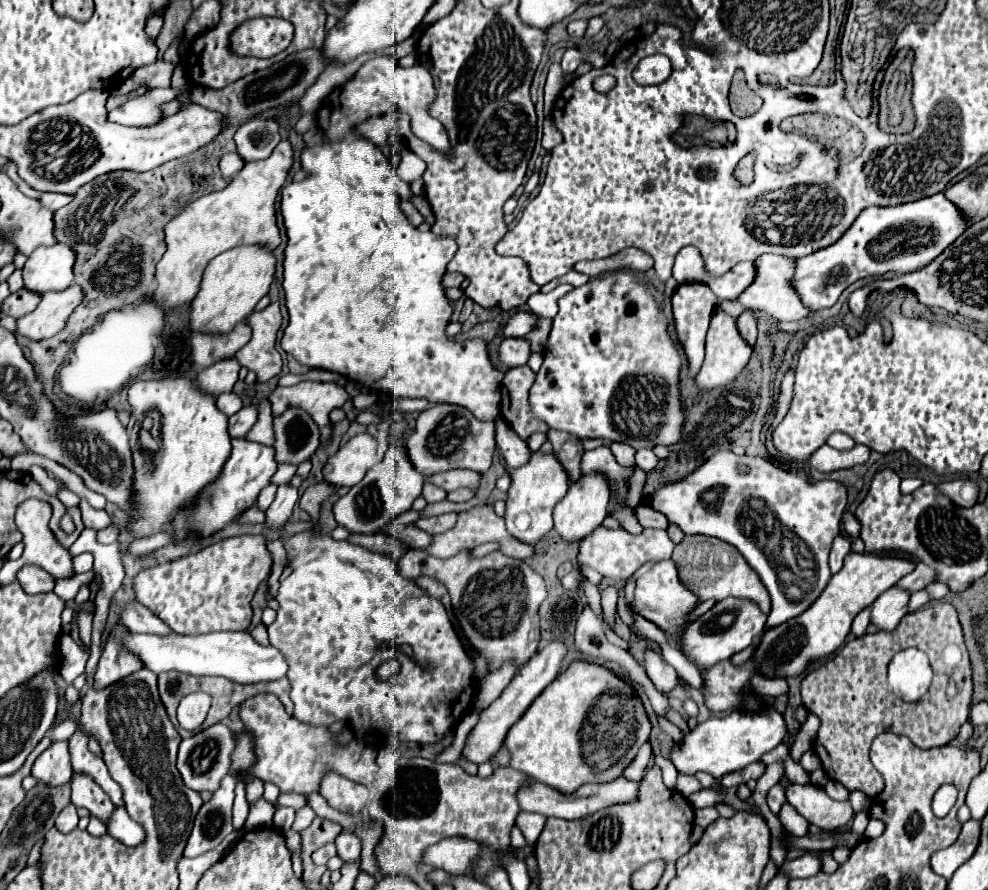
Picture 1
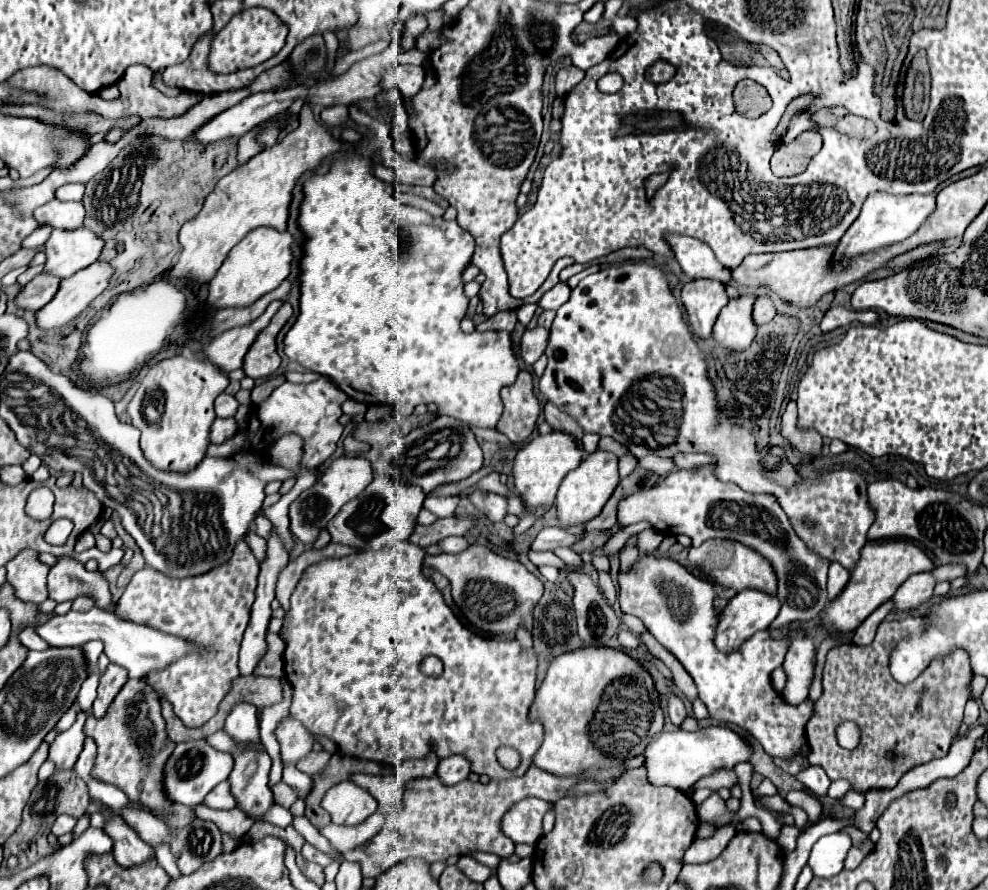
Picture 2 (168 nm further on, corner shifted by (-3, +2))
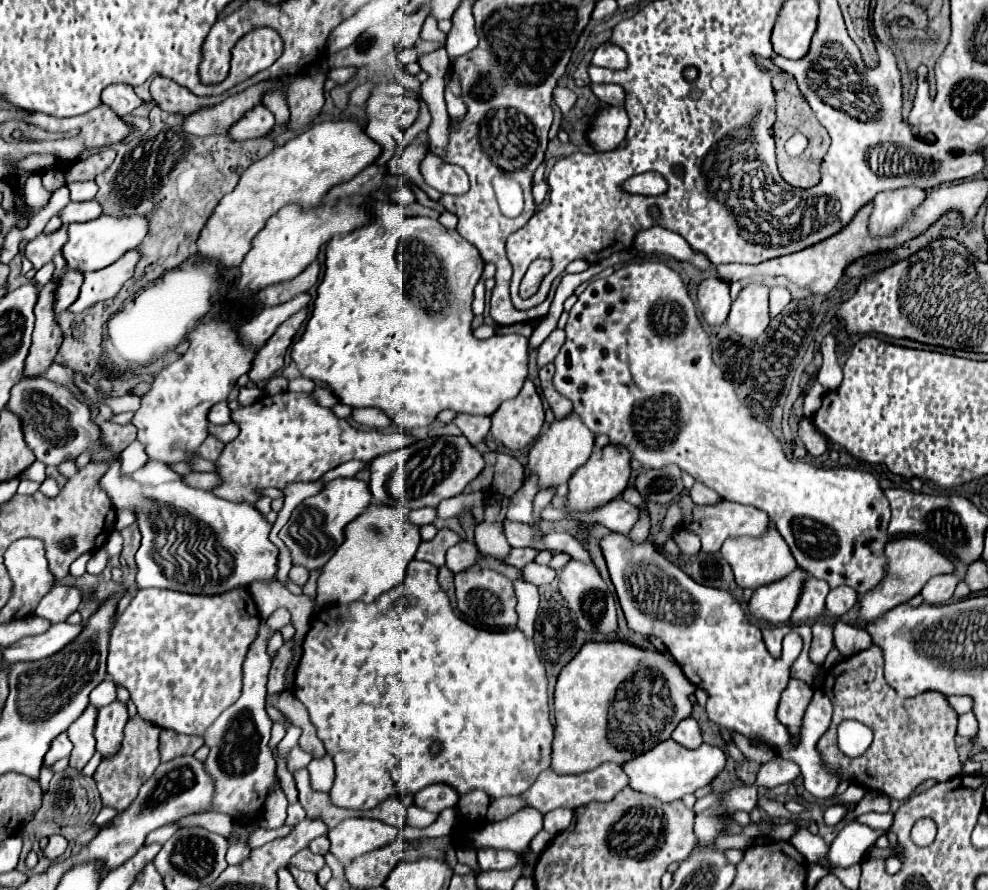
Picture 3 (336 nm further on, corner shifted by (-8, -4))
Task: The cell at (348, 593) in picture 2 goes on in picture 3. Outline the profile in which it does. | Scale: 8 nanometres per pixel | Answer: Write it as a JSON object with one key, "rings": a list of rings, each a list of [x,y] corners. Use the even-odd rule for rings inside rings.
{"rings":[[[412,561],[408,565],[408,587],[400,585],[400,591],[388,591],[380,595],[374,603],[364,605],[362,601],[352,605],[328,607],[316,613],[306,641],[302,645],[302,657],[294,671],[294,695],[306,705],[312,725],[316,727],[316,735],[326,747],[326,753],[334,759],[336,779],[330,789],[332,805],[342,809],[372,809],[384,803],[388,797],[404,797],[420,791],[426,785],[444,783],[454,787],[454,791],[462,797],[474,789],[484,791],[490,799],[500,799],[506,795],[522,795],[536,781],[538,773],[550,767],[552,757],[552,737],[554,729],[548,717],[548,679],[540,657],[536,655],[536,647],[532,639],[528,639],[517,627],[503,631],[484,629],[468,625],[460,617],[454,615],[448,595],[438,585],[438,569],[426,561]],[[440,743],[440,751],[432,753],[430,747]]]}

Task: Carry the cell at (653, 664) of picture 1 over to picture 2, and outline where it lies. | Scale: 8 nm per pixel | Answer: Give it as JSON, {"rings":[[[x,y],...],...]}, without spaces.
{"rings":[[[669,691],[667,693],[667,715],[669,715],[669,719],[675,723],[675,725],[681,725],[681,721],[687,717],[687,711],[685,711],[685,705],[683,705],[683,701],[673,693],[673,691]]]}

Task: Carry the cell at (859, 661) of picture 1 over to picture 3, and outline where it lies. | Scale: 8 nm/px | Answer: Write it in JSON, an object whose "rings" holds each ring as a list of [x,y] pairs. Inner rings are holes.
{"rings":[[[872,645],[870,649],[854,657],[838,661],[826,673],[822,691],[830,697],[834,705],[834,717],[832,727],[820,739],[818,749],[824,763],[832,769],[838,769],[844,779],[860,783],[870,791],[880,791],[892,799],[904,801],[920,783],[928,779],[942,783],[962,773],[962,763],[954,745],[958,715],[948,705],[946,697],[936,691],[922,693],[914,699],[902,699],[886,683],[882,667],[882,651]],[[844,719],[860,721],[868,725],[874,733],[874,741],[868,751],[856,759],[842,755],[836,743],[836,727]]]}

